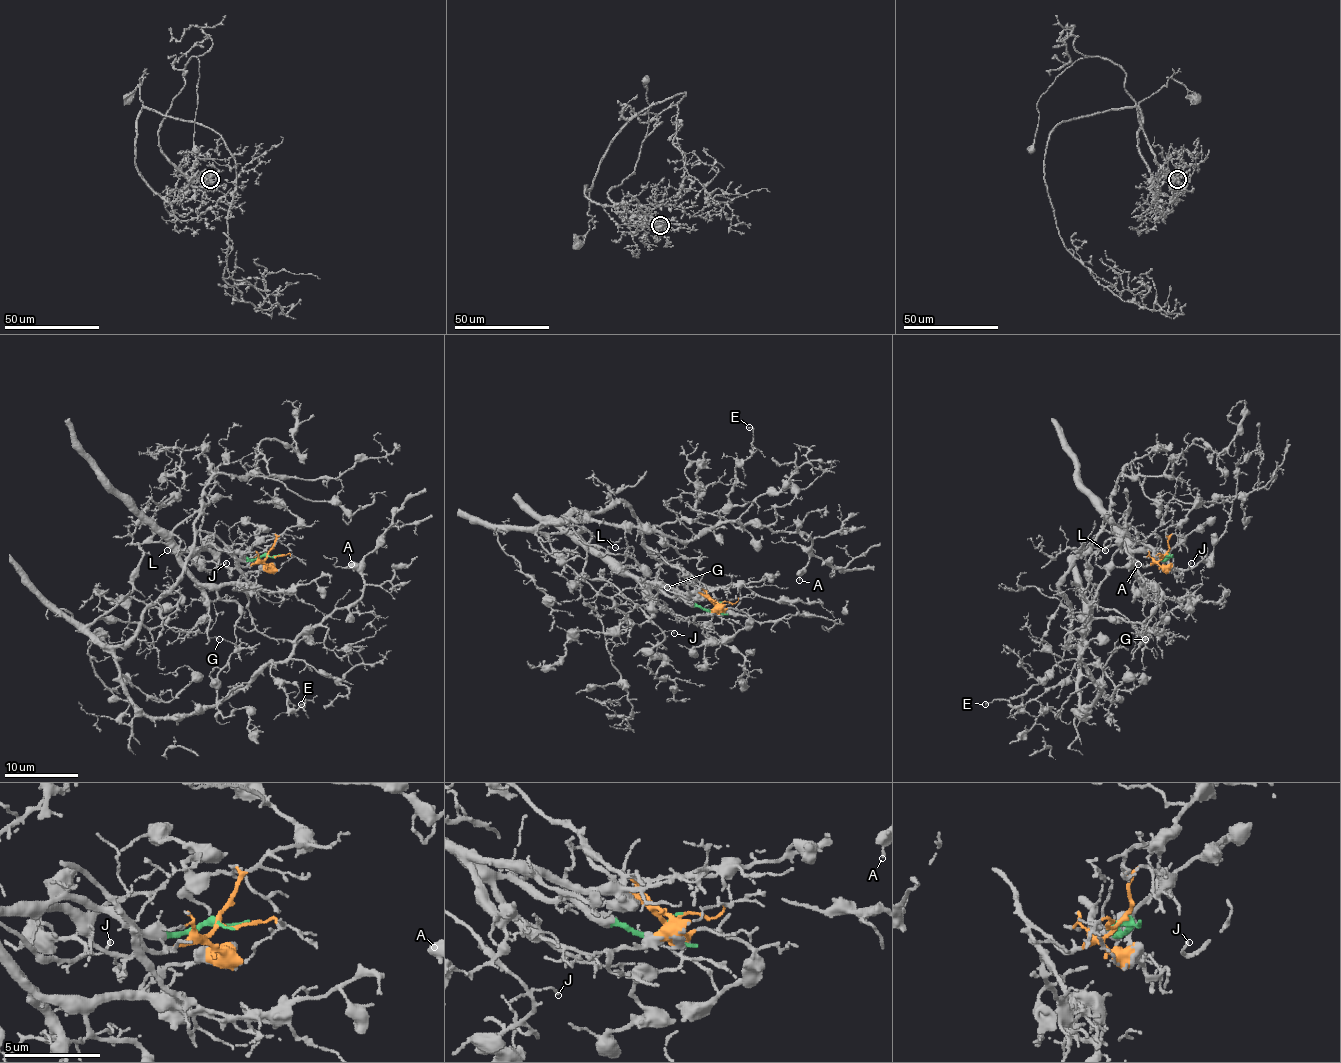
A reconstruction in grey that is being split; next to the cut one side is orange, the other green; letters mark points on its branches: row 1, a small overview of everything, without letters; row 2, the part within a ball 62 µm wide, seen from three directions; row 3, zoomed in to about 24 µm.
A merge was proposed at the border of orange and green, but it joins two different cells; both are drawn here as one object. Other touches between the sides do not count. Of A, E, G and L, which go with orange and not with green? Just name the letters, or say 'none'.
A, E

